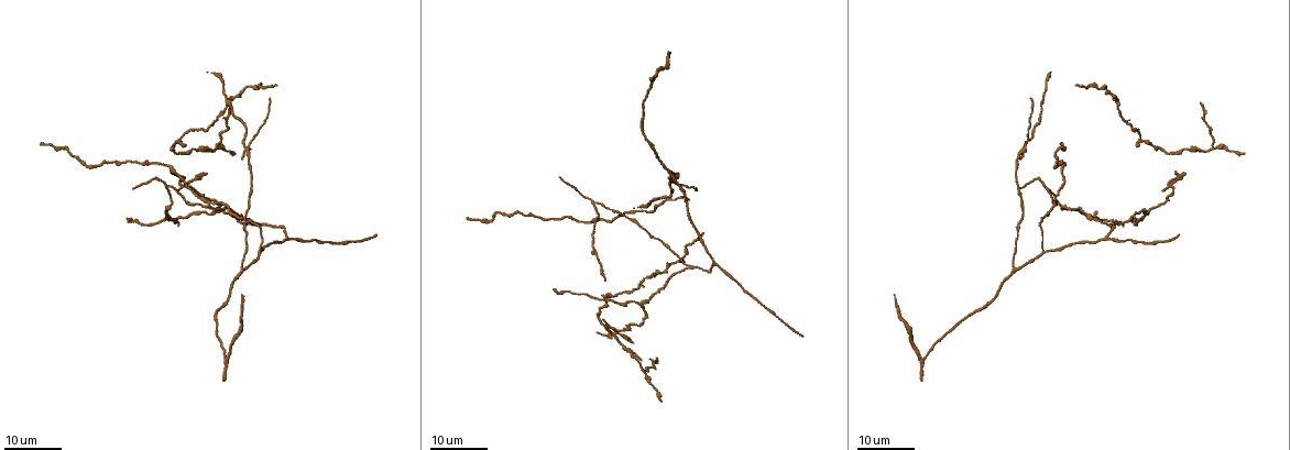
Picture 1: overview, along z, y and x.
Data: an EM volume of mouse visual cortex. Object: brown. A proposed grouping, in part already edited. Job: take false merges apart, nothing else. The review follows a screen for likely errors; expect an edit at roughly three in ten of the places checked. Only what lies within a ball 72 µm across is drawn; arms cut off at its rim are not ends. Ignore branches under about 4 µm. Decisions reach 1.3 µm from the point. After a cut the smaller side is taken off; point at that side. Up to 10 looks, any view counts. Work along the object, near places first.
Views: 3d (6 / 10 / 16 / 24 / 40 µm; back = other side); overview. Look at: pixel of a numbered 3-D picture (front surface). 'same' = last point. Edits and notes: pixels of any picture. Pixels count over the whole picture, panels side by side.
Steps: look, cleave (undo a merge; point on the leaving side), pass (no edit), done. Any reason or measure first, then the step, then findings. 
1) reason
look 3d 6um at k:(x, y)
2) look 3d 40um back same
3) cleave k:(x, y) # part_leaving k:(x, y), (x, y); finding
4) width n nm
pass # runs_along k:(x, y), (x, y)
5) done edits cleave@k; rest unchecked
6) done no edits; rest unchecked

look 3d 16um at 1:(1045, 251)

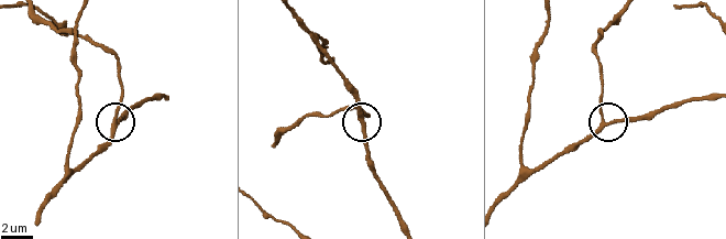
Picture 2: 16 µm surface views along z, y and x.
look 3d 6um at 2:(602, 122)

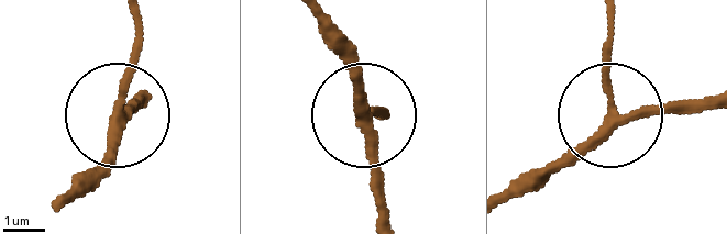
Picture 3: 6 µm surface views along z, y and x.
from behind
look 3d 6um back at 3:(364, 117)

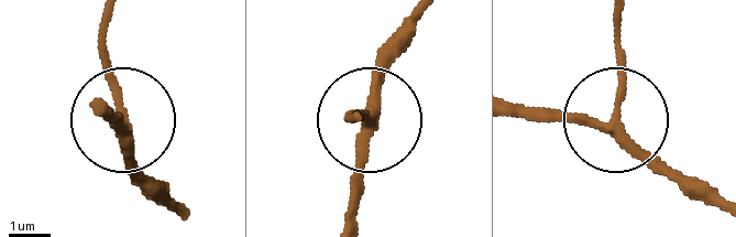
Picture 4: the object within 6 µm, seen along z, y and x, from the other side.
arms 3
pass # runs_along 4:(514, 107), (608, 117), (679, 187); all the same neuron

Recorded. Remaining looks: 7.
three-way junction
look 3d 24um at 1:(167, 187)

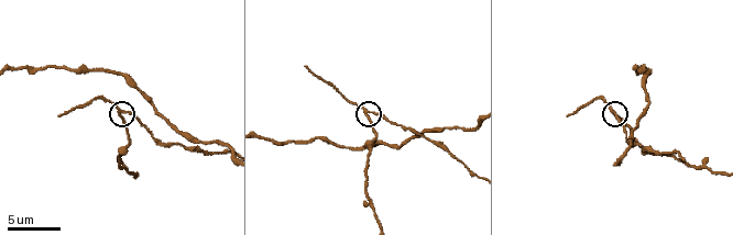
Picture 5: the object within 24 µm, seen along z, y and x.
look 3d 10um at 5:(366, 112)

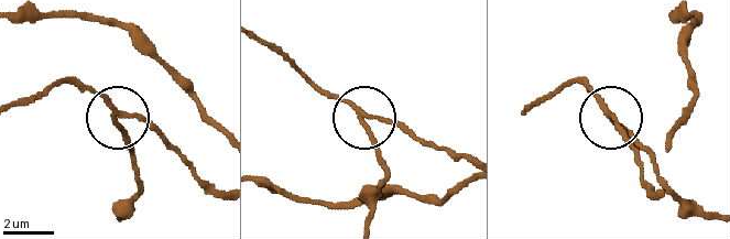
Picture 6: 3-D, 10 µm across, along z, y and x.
arms 3
cleave 6:(126, 133) # part_leaving 6:(361, 111), (384, 175), (368, 219); two neurons meet here

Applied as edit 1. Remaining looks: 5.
arms part here
look 3d 24um at 1:(689, 264)

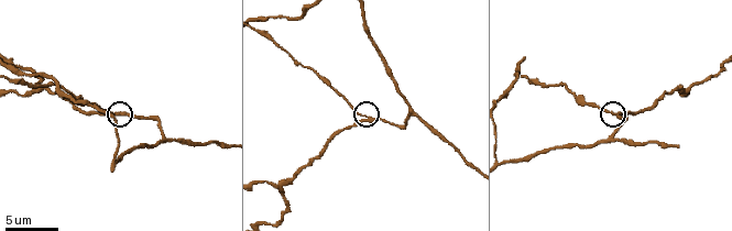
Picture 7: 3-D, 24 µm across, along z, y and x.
look 3d 6um at 7:(122, 115)

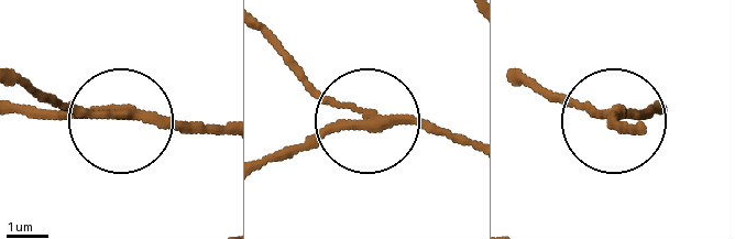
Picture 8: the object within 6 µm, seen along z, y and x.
arms 3
pass # runs_along 8:(226, 136), (29, 93); one neuron here

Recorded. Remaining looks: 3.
look 3d 16um at 7:(280, 190)

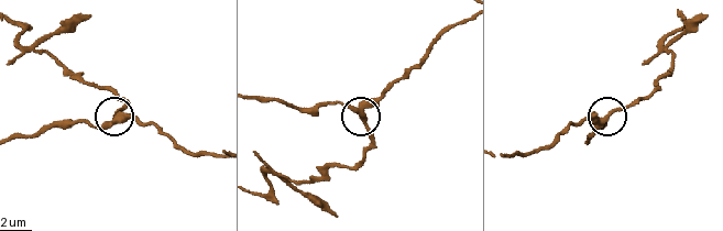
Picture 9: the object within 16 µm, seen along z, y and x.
from behind
look 3d 16um back at 9:(609, 117)

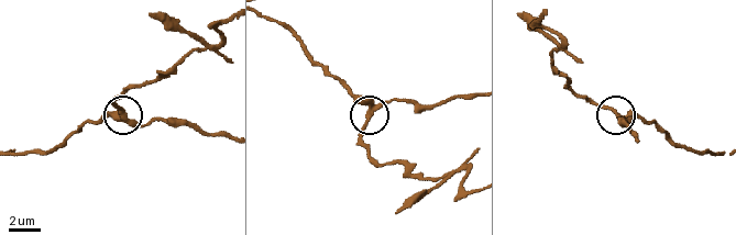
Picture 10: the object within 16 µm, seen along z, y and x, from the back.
side_arm 18 um
pass # continuous, no second neuron

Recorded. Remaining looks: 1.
three-way junction
look 3d 10um at 7:(416, 114)

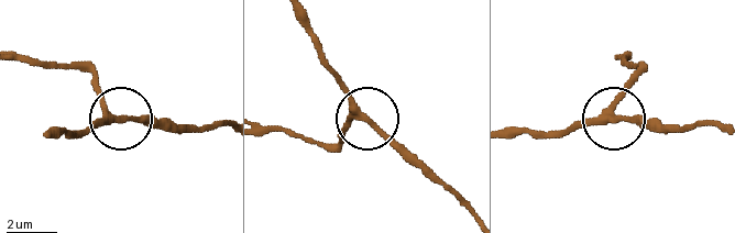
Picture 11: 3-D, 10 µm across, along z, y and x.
width 230 nm
pass # runs_along 11:(91, 71), (97, 95), (120, 118), (182, 126); all the same neuron

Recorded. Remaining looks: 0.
done edits cleave@6; rest unchecked

